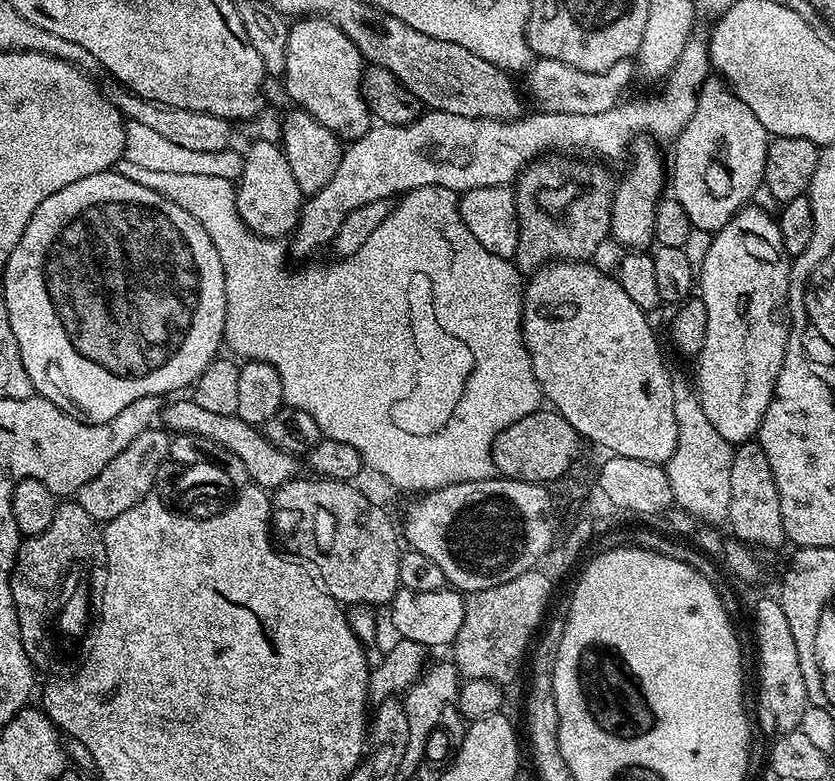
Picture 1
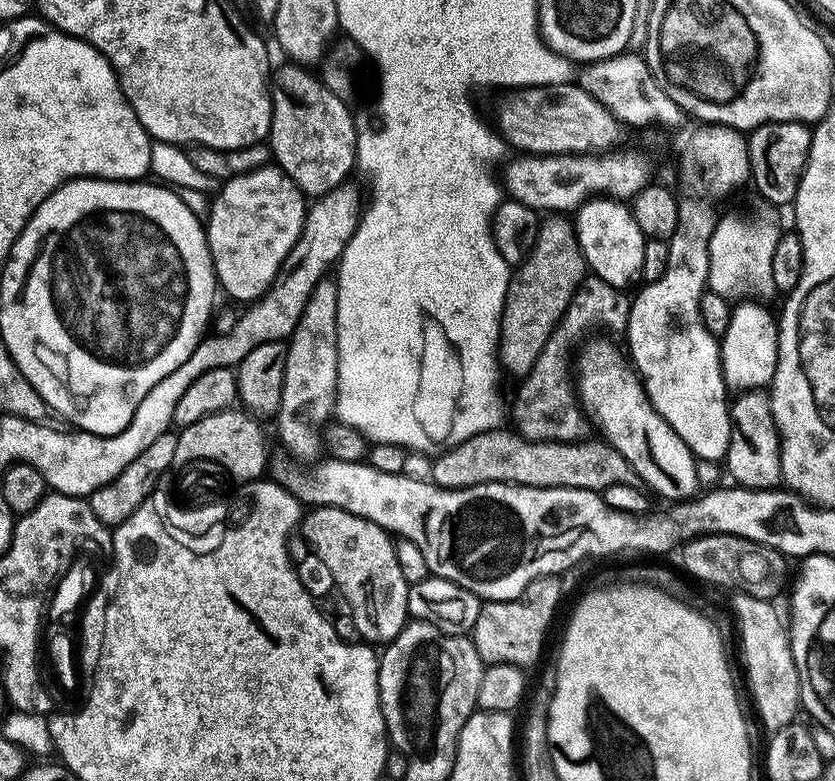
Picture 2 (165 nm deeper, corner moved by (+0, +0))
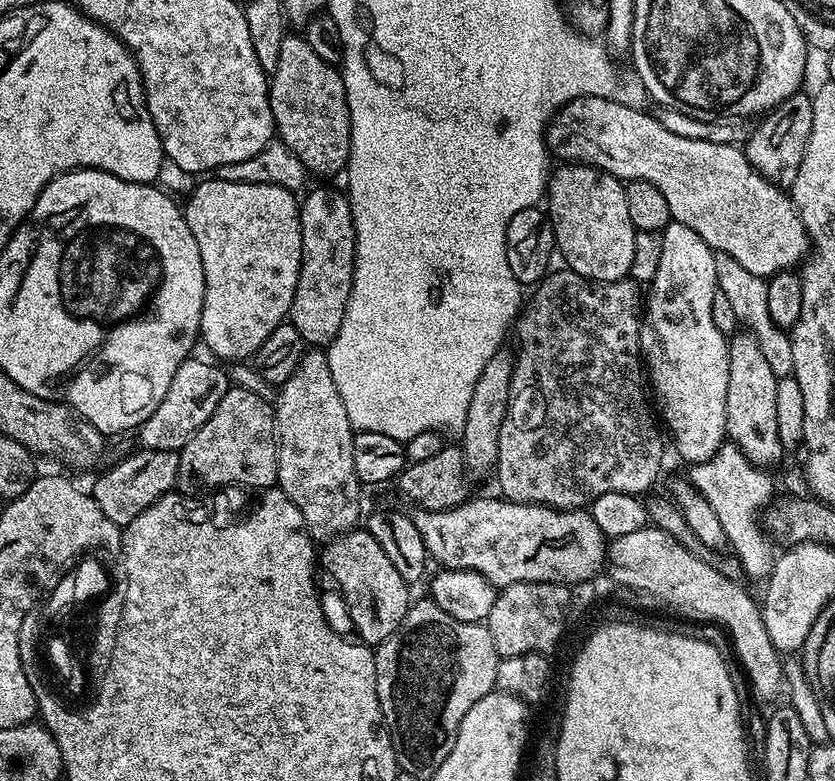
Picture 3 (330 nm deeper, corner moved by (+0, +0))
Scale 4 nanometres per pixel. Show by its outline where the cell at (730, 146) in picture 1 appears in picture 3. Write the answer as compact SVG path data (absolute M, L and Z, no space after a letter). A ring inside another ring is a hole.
M671 223L668 225L667 228L664 229L662 233L662 259L658 262L658 274L654 274L654 278L652 279L650 287L647 289L646 292L646 307L643 309L642 312L642 323L640 325L640 350L642 353L642 359L646 365L646 372L647 375L650 377L650 384L651 387L654 389L655 395L656 392L660 395L660 400L664 403L664 420L663 423L666 425L668 423L668 428L672 431L672 436L676 439L676 448L680 451L680 456L684 460L688 460L687 463L689 465L693 464L701 464L702 462L706 462L714 453L717 452L721 446L723 446L726 442L726 433L728 431L728 427L726 426L726 386L728 385L728 340L725 338L724 335L718 330L718 326L714 326L714 318L710 314L710 305L714 303L714 294L717 292L717 285L716 285L716 278L715 278L715 258L717 253L714 251L711 246L709 246L706 241L703 240L698 234L694 234L690 230L690 226L686 226L685 224L678 224L678 223Z

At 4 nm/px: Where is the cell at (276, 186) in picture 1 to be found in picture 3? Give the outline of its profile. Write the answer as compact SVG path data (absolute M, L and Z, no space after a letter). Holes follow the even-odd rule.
M204 178L188 193L186 203L182 208L184 220L190 226L190 234L194 234L194 242L198 242L204 271L199 339L220 362L255 357L262 342L270 338L276 327L285 323L298 286L302 234L297 197L290 190L273 184L243 184Z

